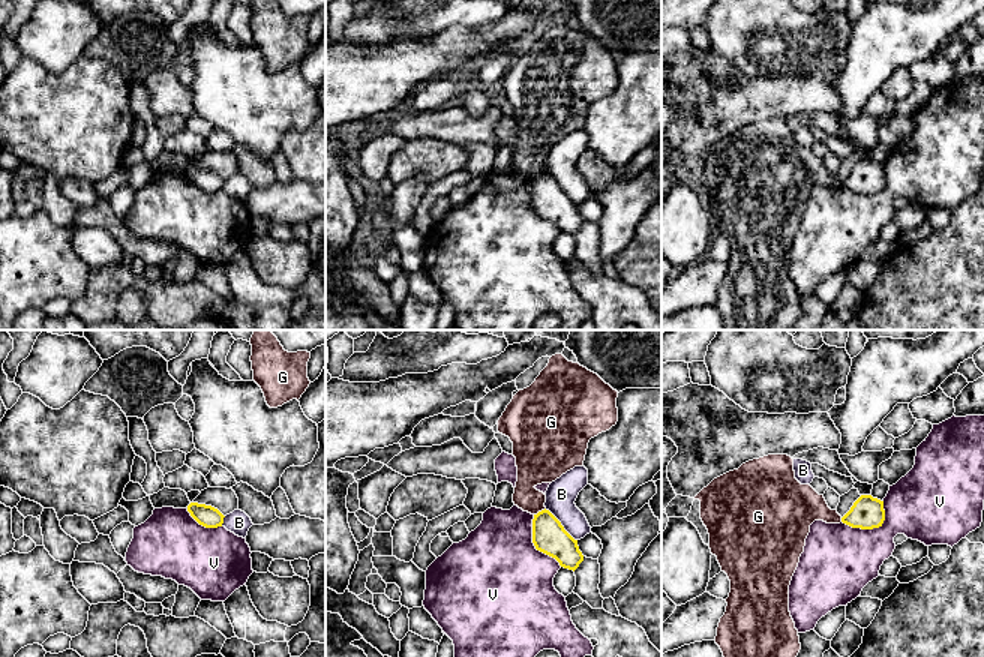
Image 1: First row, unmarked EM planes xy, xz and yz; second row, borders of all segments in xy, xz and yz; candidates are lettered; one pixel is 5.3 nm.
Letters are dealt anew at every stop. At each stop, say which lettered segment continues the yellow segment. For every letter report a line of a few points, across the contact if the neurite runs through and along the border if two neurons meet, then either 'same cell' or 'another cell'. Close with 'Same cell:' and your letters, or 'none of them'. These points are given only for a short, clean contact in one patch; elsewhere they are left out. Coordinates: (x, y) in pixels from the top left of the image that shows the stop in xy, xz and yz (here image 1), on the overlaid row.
B: xz (545, 509), (576, 540) | another cell
G: xz (545, 507), (534, 515) | another cell
V: another cell
Same cell: none of them

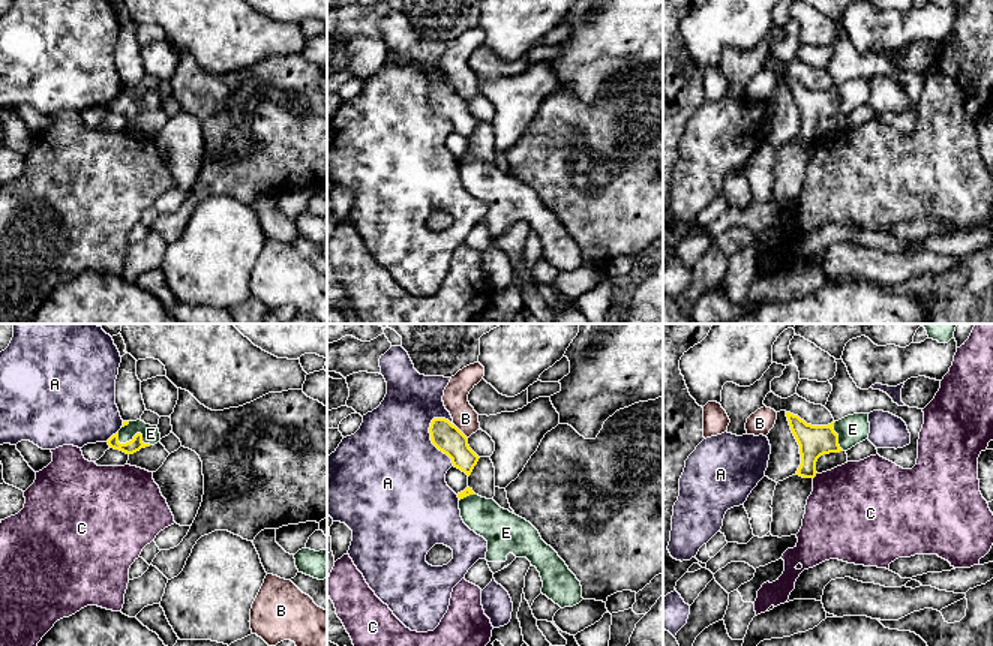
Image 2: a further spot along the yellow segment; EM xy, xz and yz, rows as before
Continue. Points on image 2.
A: another cell
B: xz (455, 424), (467, 438) | another cell
C: yz (816, 472), (813, 478) | another cell
E: xy (134, 445), (134, 438), (150, 433) | same cell
Same cell: E

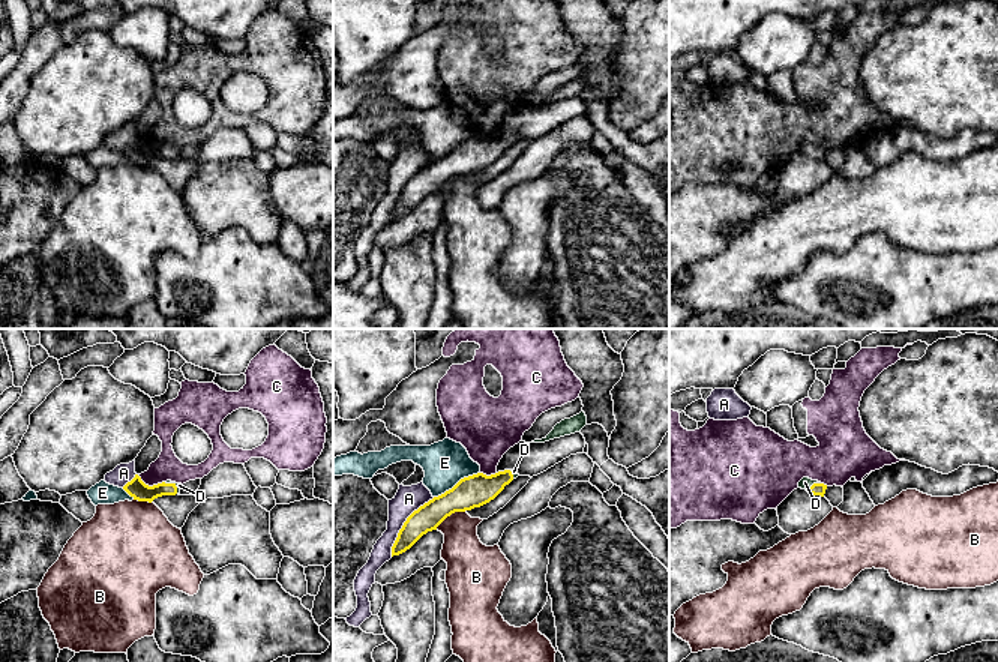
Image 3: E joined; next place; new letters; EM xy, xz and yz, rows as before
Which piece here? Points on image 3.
A: another cell
B: xz (465, 509), (452, 512), (435, 529) | another cell
C: xy (137, 475), (149, 485), (164, 482) | another cell
D: yz (817, 488), (812, 485), (805, 482) | same cell
E: another cell
Same cell: D

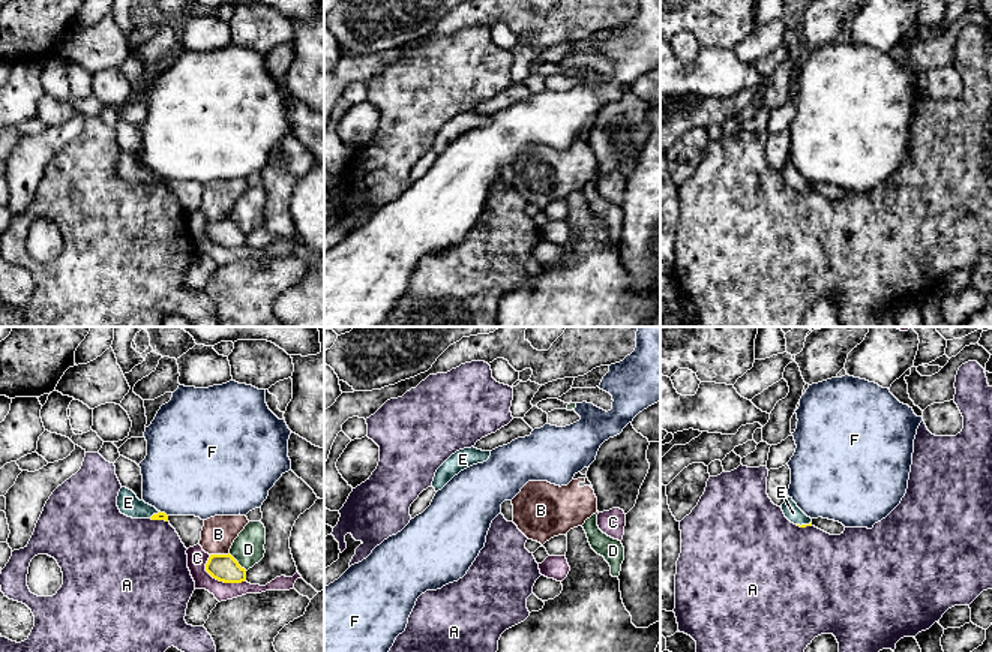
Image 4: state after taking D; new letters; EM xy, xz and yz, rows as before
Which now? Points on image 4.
A: another cell
B: another cell
C: another cell
D: another cell
E: yz (811, 522), (803, 525), (793, 513) | same cell
F: another cell
Same cell: E

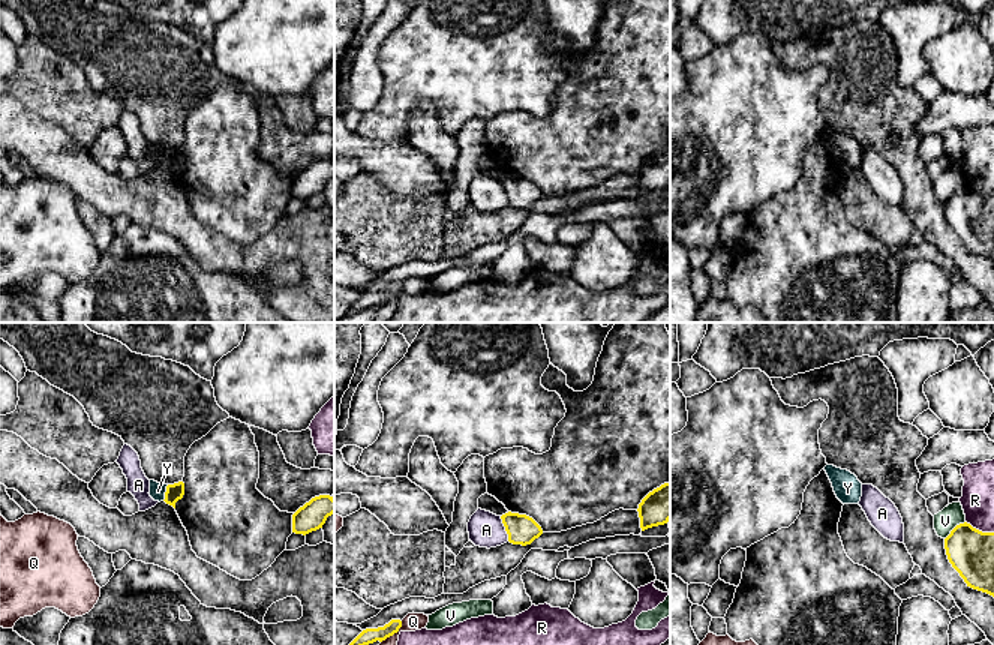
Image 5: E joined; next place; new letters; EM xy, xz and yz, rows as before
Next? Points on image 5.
A: another cell
Q: another cell
R: another cell
V: another cell
Y: xy (168, 485), (162, 500) | another cell
Same cell: none of them

